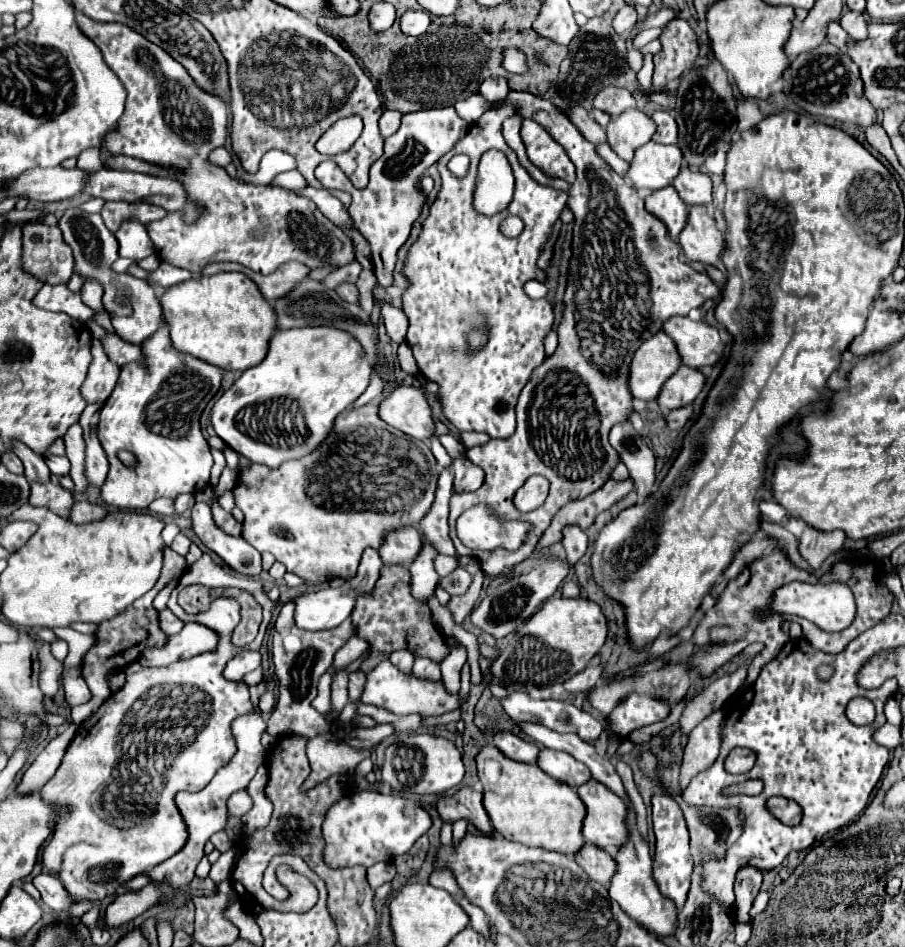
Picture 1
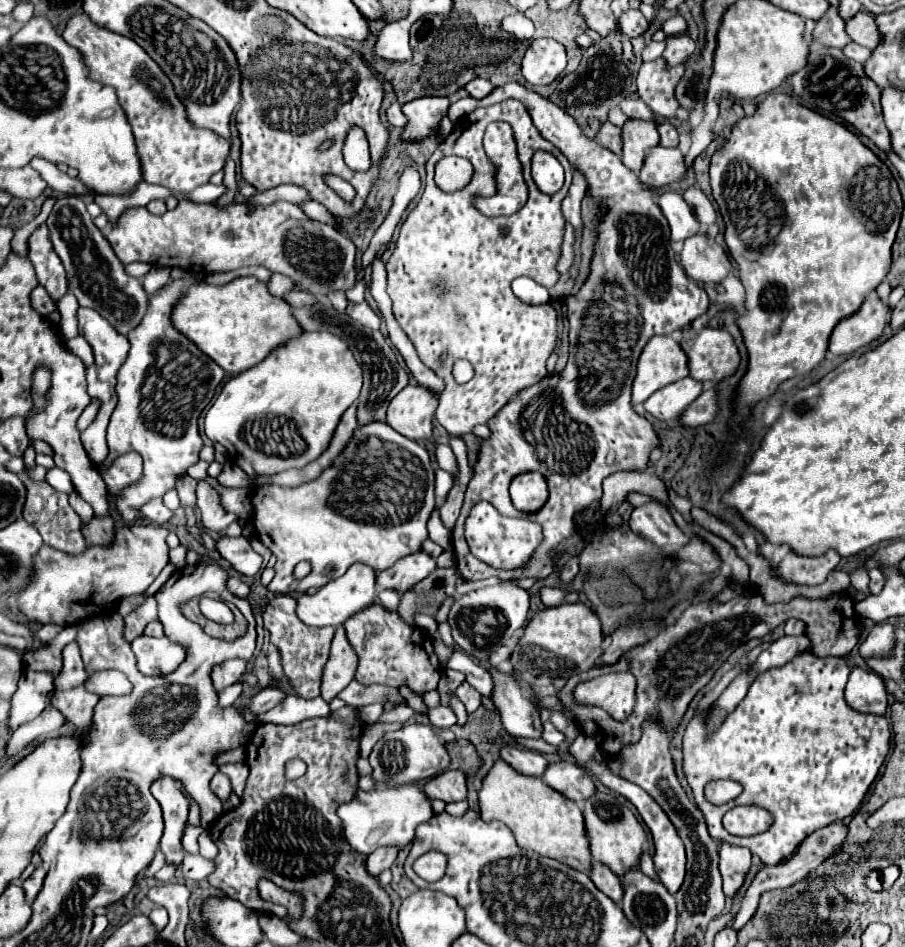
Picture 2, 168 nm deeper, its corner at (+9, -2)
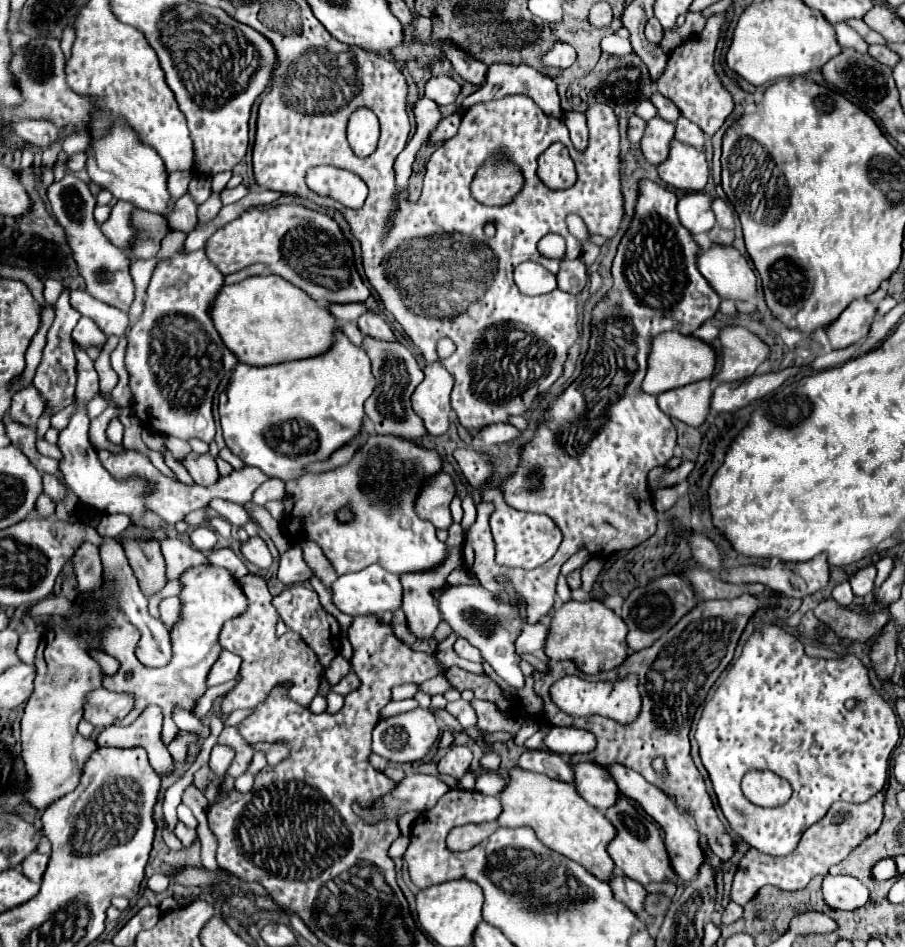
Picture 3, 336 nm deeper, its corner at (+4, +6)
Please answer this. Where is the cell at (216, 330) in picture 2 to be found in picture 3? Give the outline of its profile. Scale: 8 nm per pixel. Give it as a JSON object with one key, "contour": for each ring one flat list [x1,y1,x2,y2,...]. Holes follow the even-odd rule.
{"contour":[[273,275,247,277,241,283,225,285,217,305,213,305,213,323,225,345,247,365,275,365,317,357,331,349,335,333,341,329,329,309,289,285,289,281]]}

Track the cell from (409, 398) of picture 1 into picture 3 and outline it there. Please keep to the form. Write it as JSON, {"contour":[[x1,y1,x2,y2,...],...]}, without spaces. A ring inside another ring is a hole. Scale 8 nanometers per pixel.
{"contour":[[441,361,423,367,425,379,413,393,413,409,425,421,431,435,443,435,449,429,451,415,451,389,453,377,441,365]]}

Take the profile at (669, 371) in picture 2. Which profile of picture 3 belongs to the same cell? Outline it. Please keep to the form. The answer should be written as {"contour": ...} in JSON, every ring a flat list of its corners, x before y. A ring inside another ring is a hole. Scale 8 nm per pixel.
{"contour":[[677,331,661,333,655,337,653,347,651,347,649,369,647,369,647,375,643,381,643,391,649,395,659,395,669,389,677,389,677,387,683,387,689,383,711,379,715,365,717,365,717,353,709,343,705,343,693,335,685,337]]}

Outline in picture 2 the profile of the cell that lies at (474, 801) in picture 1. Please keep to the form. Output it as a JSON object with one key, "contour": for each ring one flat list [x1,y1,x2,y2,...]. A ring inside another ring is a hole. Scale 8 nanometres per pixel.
{"contour":[[446,771,440,777,434,777,424,785,424,793,430,801,440,799,446,803,452,801,464,801,468,799,468,787,466,777,462,771]]}

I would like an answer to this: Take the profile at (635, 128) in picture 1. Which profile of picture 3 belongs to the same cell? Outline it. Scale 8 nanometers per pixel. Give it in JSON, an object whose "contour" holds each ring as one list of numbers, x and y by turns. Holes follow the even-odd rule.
{"contour":[[659,117,647,121,645,135,641,139,641,151,653,165,661,165,669,157,669,145,675,139,675,123,667,123]]}

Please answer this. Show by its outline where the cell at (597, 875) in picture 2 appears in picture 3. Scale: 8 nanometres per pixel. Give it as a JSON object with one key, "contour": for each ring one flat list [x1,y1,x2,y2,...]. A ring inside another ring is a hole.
{"contour":[[625,875,613,877,613,881,609,885,619,901,623,901,635,915,639,915,639,917,643,915,645,897,647,897,647,891,643,885,637,885,637,881,629,881,629,877,625,877]]}

